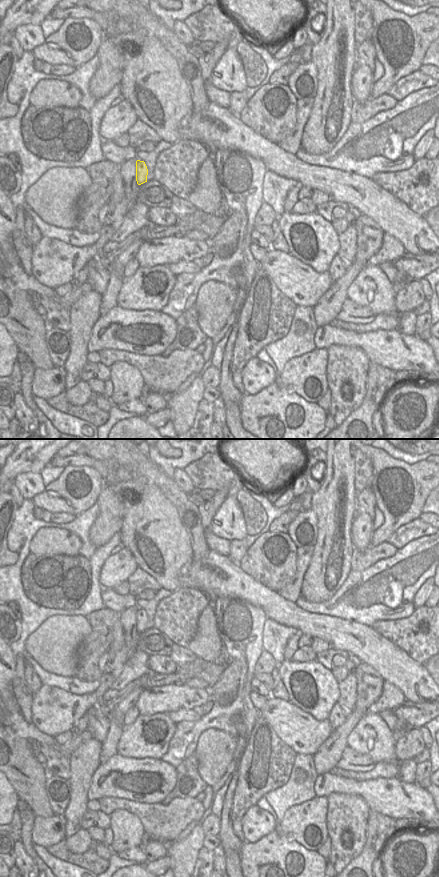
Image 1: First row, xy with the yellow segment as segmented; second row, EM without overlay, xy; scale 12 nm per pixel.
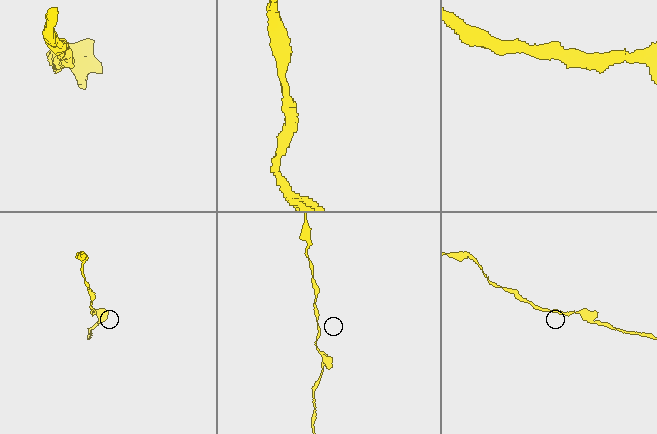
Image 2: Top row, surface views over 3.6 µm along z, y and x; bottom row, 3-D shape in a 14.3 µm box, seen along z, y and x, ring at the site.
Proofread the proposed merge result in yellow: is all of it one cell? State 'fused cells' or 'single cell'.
single cell

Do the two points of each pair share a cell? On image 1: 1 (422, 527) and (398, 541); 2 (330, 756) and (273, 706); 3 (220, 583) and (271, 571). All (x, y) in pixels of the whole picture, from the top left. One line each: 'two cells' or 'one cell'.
1: one cell
2: two cells
3: two cells

